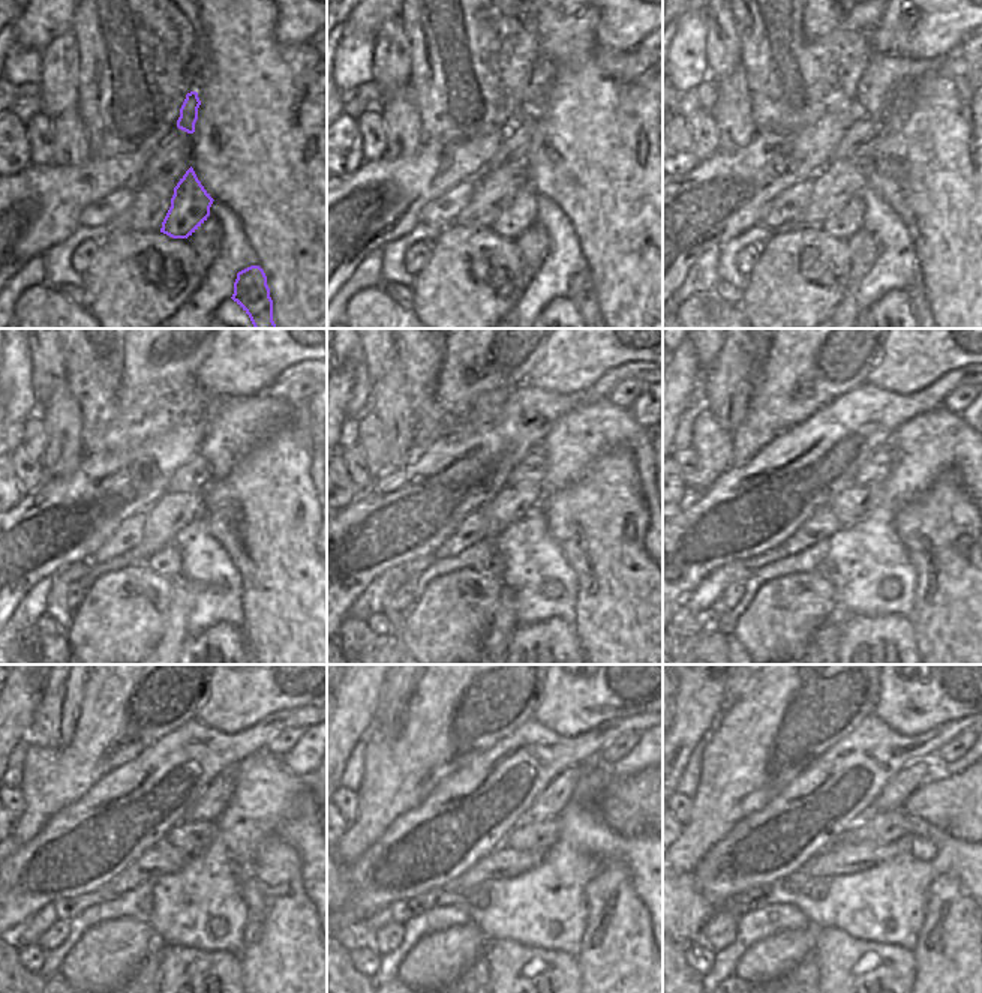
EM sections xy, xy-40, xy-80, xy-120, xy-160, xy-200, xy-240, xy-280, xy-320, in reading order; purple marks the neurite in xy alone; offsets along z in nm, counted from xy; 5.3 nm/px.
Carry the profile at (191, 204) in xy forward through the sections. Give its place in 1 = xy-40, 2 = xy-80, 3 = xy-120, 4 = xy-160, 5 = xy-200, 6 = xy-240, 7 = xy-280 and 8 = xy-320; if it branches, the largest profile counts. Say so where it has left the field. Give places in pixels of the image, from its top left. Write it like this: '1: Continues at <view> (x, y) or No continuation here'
1: Continues at xy-40 (522, 212)
2: Continues at xy-80 (843, 224)
3: Continues at xy-120 (167, 561)
4: Continues at xy-160 (493, 566)
5: Continues at xy-200 (825, 567)
6: Continues at xy-240 (146, 905)
7: Continues at xy-280 (479, 896)
8: Continues at xy-320 (816, 890)

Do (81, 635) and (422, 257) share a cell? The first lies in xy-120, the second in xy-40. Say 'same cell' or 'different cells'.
different cells

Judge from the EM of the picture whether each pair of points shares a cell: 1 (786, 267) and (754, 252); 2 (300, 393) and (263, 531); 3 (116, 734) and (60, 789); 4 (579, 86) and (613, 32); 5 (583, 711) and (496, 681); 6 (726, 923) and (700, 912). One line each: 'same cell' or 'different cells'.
1: different cells
2: different cells
3: same cell
4: different cells
5: different cells
6: different cells

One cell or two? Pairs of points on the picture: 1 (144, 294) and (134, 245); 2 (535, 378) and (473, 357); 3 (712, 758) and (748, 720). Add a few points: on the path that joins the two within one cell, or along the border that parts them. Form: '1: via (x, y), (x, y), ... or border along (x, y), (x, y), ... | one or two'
1: via (137, 282), (132, 272), (132, 257) | one
2: border along (546, 345), (540, 360), (523, 381) | two
3: via (721, 749), (741, 729) | one

